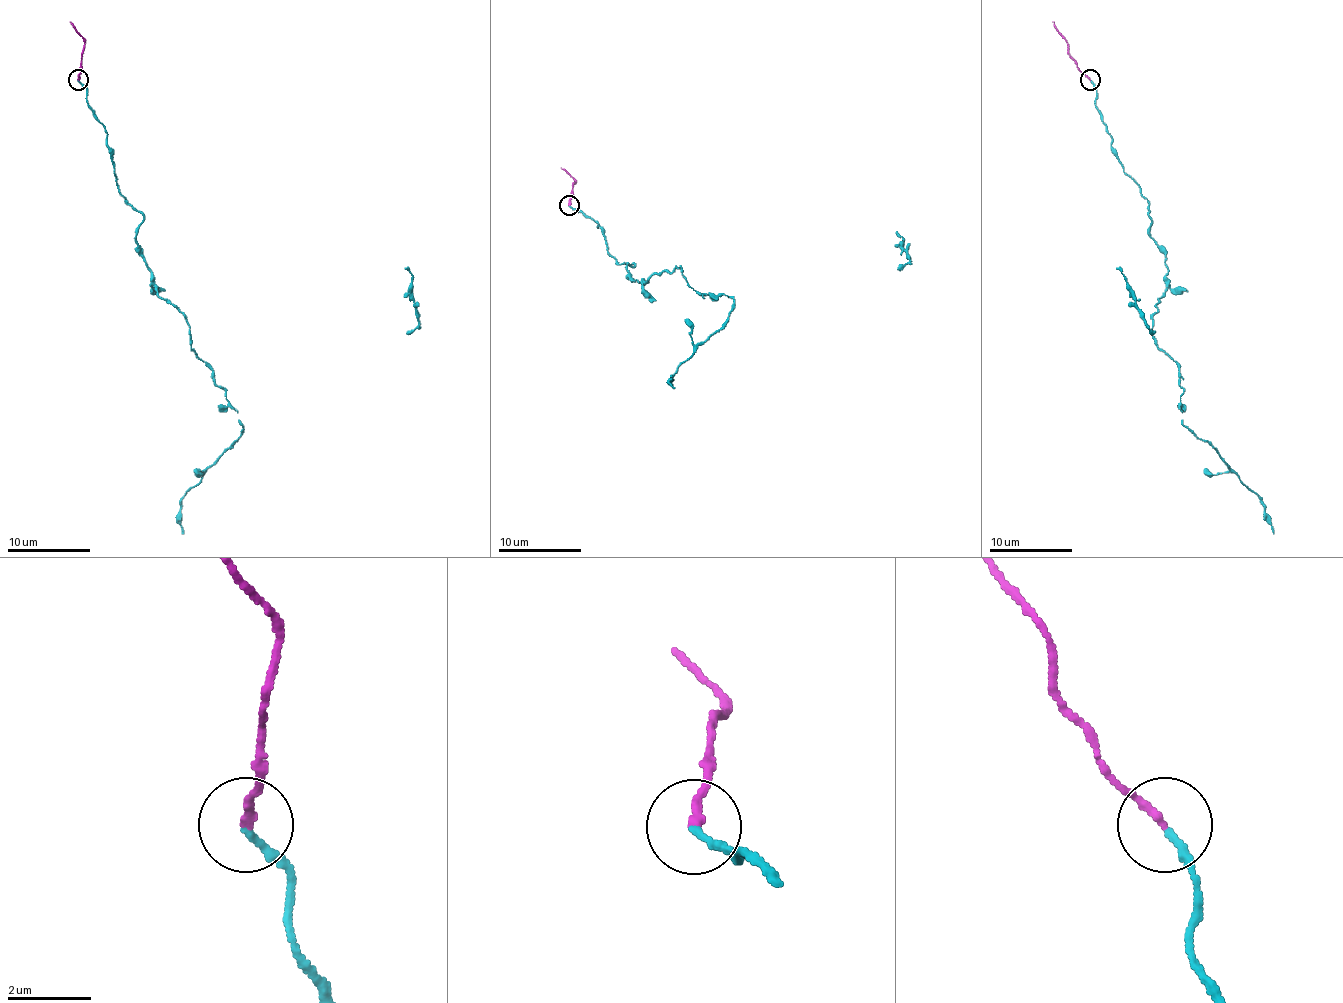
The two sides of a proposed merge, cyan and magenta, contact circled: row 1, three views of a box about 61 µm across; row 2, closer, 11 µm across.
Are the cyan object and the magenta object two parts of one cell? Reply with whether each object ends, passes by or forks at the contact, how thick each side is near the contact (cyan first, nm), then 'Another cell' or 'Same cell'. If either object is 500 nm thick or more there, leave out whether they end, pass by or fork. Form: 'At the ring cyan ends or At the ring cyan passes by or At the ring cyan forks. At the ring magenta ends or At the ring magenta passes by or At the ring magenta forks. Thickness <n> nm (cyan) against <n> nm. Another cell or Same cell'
At the ring cyan ends. At the ring magenta ends. Thickness 190 nm (cyan) against 190 nm. Same cell

